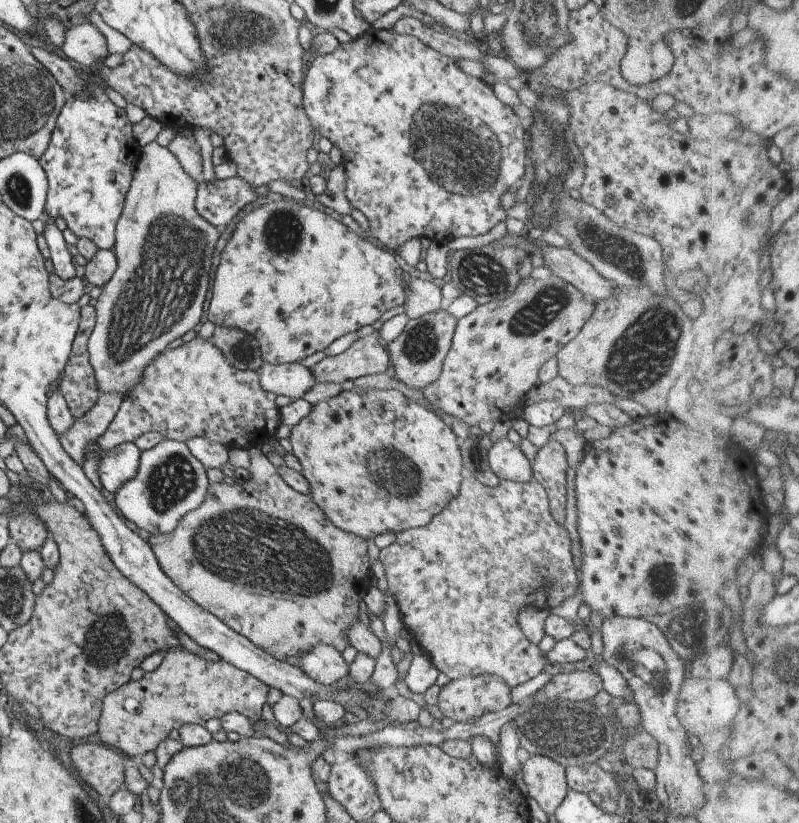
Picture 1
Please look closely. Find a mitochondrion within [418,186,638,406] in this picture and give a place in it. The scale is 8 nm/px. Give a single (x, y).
(551, 301)

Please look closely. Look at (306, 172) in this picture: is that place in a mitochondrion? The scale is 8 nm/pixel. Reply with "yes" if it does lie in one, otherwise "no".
no

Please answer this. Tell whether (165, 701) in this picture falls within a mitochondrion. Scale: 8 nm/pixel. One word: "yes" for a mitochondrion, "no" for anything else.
no

